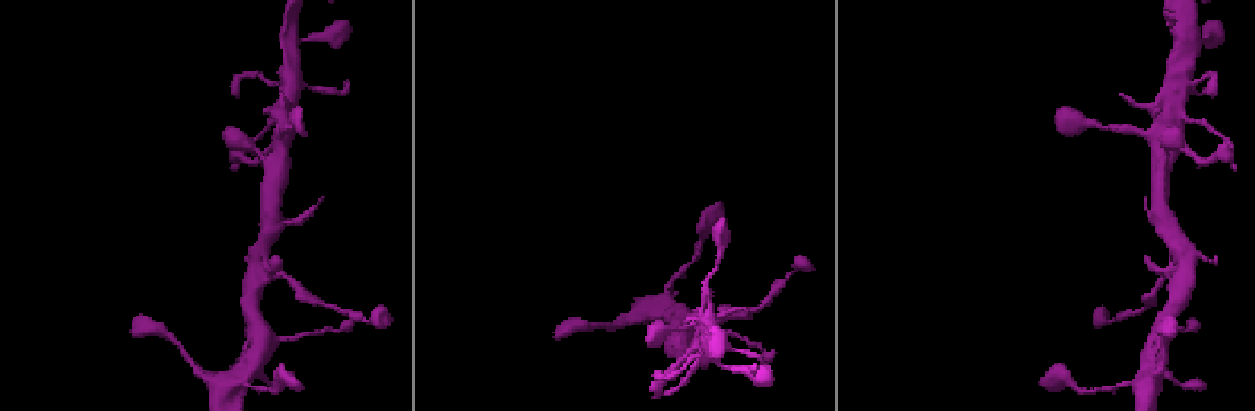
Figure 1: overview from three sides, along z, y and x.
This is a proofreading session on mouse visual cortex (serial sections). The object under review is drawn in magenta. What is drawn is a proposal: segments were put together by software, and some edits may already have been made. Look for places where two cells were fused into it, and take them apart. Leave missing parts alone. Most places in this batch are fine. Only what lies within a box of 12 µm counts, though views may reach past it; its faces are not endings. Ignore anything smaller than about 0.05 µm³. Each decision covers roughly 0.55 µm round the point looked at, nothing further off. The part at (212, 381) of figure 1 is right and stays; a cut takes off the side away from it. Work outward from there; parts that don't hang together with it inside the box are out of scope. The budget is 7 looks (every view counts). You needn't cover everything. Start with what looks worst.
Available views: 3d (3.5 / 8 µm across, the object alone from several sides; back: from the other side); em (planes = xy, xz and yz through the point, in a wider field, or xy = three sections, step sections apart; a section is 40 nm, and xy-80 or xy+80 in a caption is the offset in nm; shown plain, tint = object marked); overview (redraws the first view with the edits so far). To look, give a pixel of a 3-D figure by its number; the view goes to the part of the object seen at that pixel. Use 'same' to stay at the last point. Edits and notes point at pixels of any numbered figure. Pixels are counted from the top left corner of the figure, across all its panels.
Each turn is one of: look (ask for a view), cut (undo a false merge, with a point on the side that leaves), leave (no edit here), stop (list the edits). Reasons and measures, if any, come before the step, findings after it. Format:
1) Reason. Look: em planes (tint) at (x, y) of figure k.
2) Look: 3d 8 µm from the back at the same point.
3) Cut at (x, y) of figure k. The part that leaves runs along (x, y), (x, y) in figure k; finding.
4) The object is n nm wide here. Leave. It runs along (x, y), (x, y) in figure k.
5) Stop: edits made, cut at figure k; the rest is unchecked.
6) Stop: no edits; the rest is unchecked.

Look: 3d 3.5 µm at (264, 342) of figure 1.

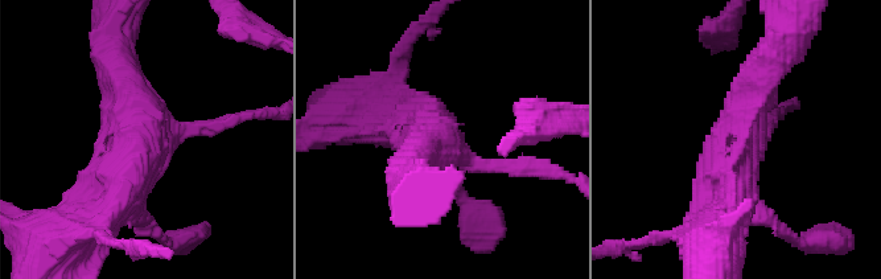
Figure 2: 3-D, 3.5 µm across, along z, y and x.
3 arms meet here; the arms are 150, 450, 500 nm wide. Look: em xy step 3 (tint) at (447, 137) of figure 2.

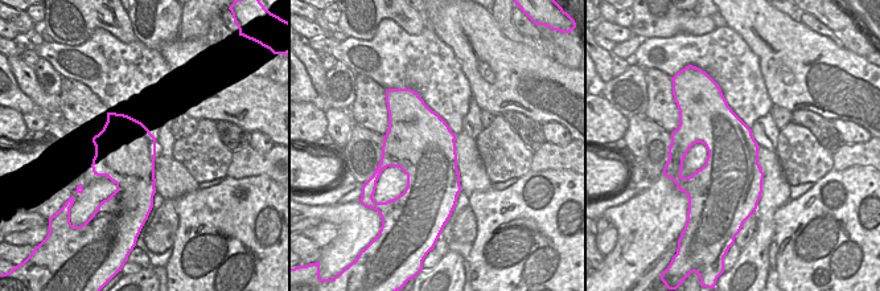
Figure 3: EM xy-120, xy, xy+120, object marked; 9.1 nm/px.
Leave. It runs along (728, 214), (745, 97), (769, 64) in figure 2; one cell here.

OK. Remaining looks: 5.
Four-way junction. Look: em xy step 5 (tint) at (280, 145) of figure 1.

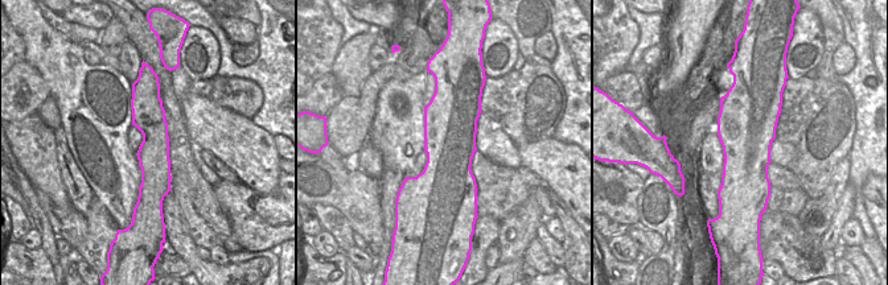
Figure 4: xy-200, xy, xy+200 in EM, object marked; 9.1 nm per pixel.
Wider look. Look: 3d 3.5 µm at the same point.

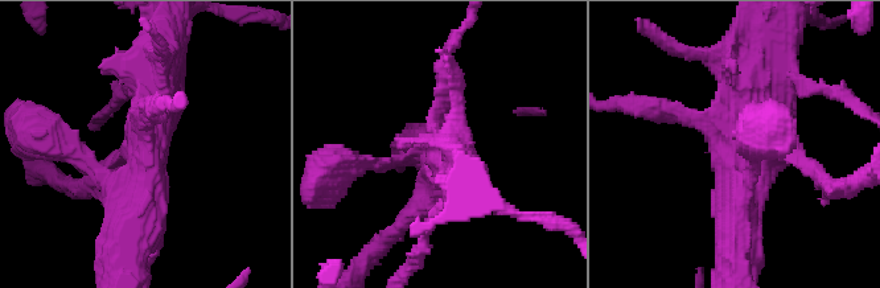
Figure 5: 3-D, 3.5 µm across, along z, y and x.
Leave. It runs along (135, 226), (164, 56) in figure 5; all the same cell.

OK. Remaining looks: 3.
Sudden change in width. Look: 3d 3.5 µm from the back at (588, 326) of figure 1.

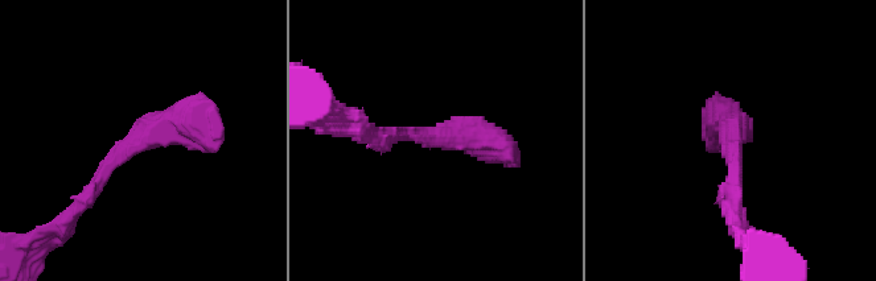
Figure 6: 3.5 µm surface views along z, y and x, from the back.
The arms are 200, 400 nm wide. Look: em xy step 2 (tint) at (136, 146) of figure 6.

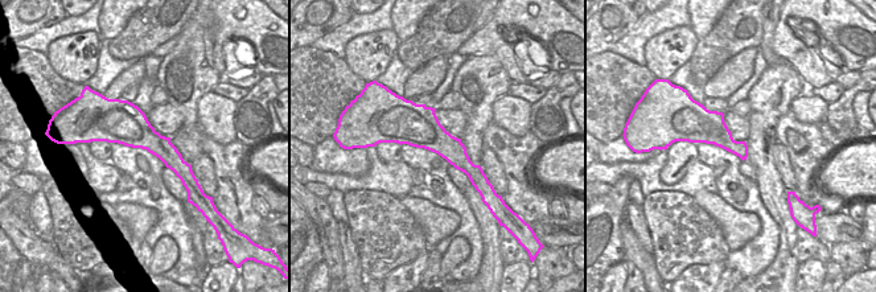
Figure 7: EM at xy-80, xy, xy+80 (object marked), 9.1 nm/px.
Another direction. Look: em xy step 5 (tint) at the same point.

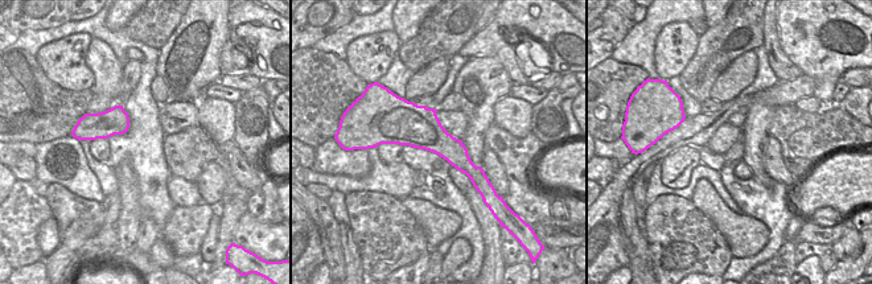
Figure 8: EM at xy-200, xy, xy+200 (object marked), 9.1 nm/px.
Leave. It runs along (74, 210), (156, 128), (217, 133) in figure 6; continuous, no second cell.

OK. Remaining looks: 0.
Stop: no edits; the rest is unchecked.

